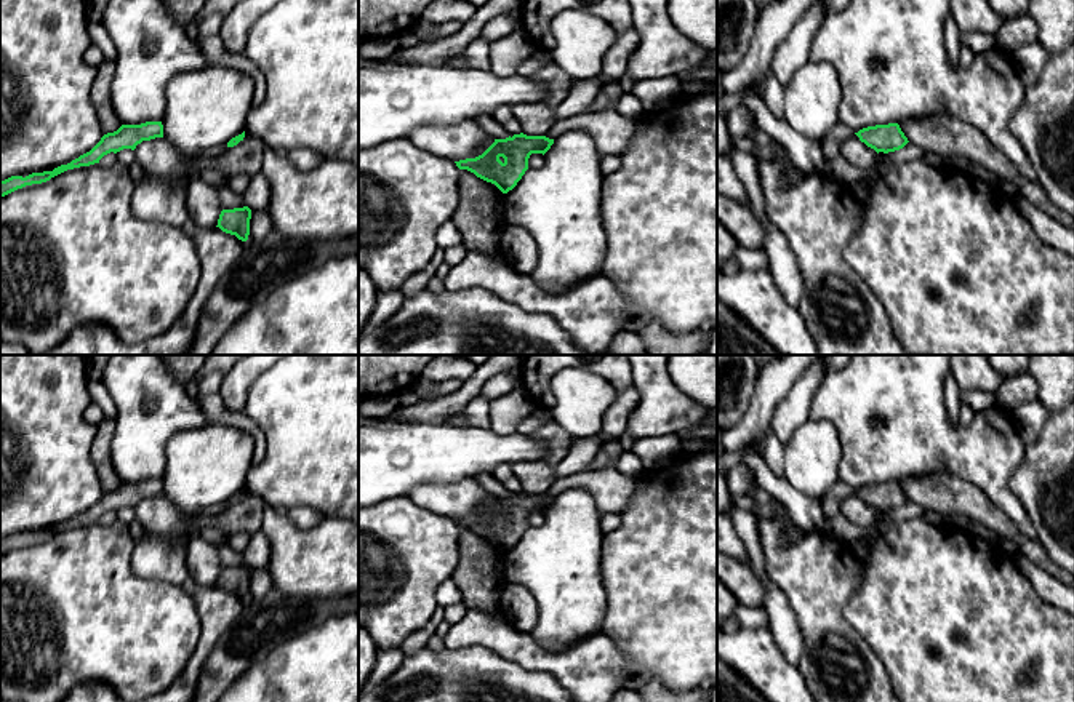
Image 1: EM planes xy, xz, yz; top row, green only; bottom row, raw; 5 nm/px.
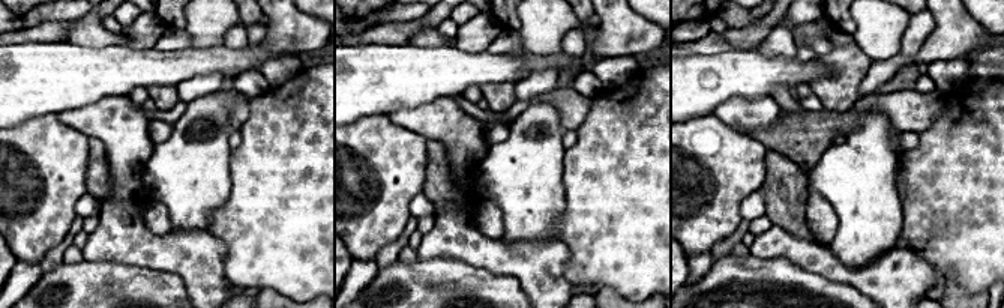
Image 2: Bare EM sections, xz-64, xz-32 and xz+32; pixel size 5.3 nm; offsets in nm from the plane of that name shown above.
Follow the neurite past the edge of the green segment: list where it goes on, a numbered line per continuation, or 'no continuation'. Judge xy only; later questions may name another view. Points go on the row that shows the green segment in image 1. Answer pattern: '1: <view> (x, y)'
no continuation

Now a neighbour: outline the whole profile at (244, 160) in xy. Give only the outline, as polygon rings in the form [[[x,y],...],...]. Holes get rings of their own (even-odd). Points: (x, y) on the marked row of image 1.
[[[254,136],[245,138],[221,157],[202,157],[195,162],[197,171],[219,168],[229,177],[251,177],[261,173],[264,142]]]

